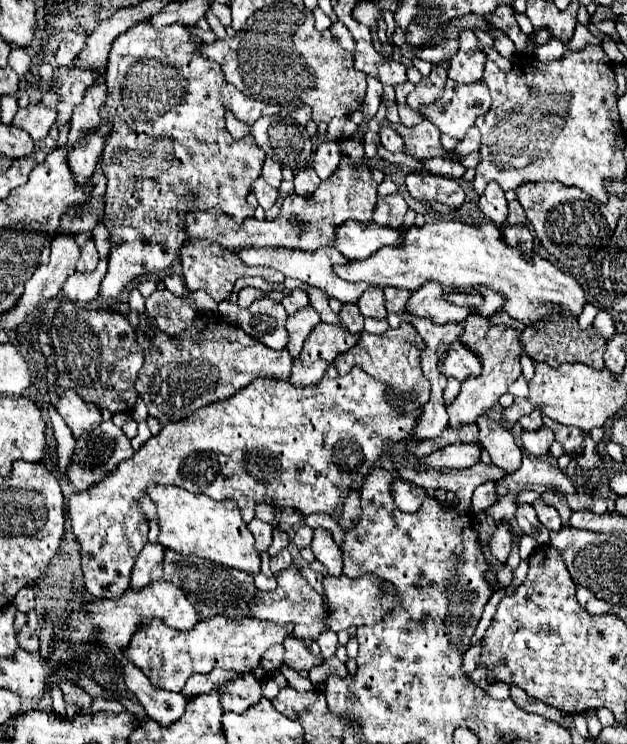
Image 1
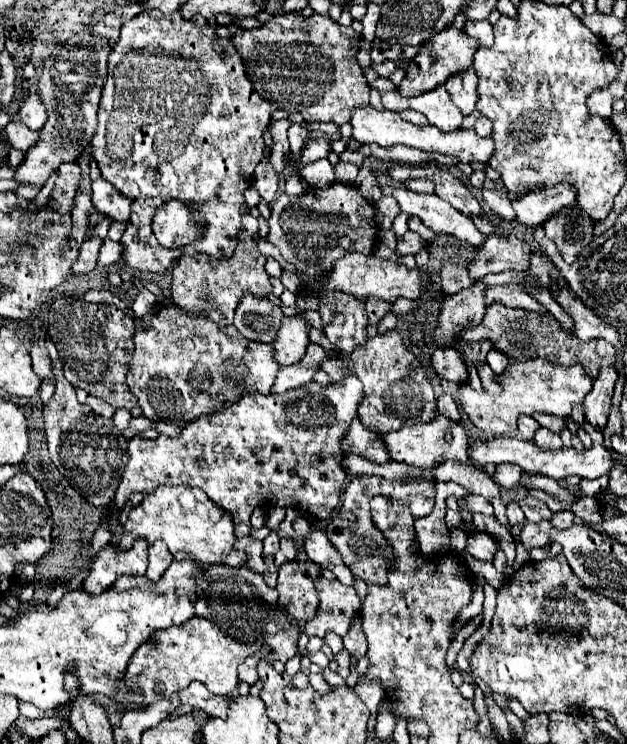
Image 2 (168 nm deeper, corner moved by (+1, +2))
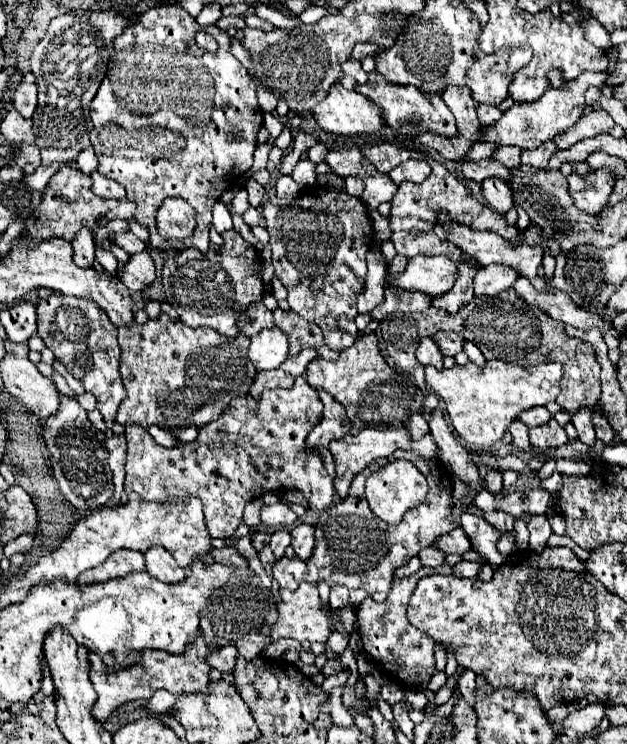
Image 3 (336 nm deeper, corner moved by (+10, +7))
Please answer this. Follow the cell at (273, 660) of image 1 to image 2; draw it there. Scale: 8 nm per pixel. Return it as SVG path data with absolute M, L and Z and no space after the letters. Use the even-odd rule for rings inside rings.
M265 646L265 648L261 648L255 656L249 656L249 658L239 666L239 680L241 680L241 682L247 682L249 686L255 684L255 682L257 682L257 670L255 670L255 666L257 666L257 662L259 662L261 658L265 658L267 654L269 654L269 648Z

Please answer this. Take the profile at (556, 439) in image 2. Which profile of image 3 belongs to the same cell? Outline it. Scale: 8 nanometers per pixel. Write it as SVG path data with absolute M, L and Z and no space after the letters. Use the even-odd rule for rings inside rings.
M554 419L542 427L530 429L530 443L534 447L558 447L558 443L566 443L566 439L566 431Z

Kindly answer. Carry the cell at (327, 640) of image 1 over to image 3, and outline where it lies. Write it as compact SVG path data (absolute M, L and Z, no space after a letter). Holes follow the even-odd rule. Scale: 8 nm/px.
M334 631L334 633L330 633L330 637L328 637L328 641L326 641L326 649L332 649L334 653L342 653L344 651L344 647L346 647L346 639L338 633L338 631Z

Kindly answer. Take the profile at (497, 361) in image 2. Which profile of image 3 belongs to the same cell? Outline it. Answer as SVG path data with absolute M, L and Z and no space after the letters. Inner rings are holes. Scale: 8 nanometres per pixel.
M466 341L466 345L464 345L464 351L466 351L466 355L470 357L470 361L474 361L476 365L482 365L482 363L486 363L486 359L484 359L482 351L480 351L480 349L478 349L474 343Z

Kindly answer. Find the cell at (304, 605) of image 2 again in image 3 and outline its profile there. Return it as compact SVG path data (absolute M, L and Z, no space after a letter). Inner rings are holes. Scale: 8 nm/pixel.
M438 461L438 483L434 481L430 473L426 473L428 487L430 487L426 501L422 503L422 506L406 512L402 523L394 527L376 519L376 515L368 507L368 501L364 495L364 483L374 471L378 469L360 471L352 479L348 495L340 503L332 505L320 515L318 525L316 525L316 547L310 559L282 557L280 561L274 563L274 579L280 583L282 589L298 589L302 581L318 583L318 579L324 579L330 585L346 585L348 589L360 587L368 593L376 593L376 591L388 593L394 571L398 567L408 563L422 549L430 547L434 539L454 529L452 515L450 515L452 479L440 461Z

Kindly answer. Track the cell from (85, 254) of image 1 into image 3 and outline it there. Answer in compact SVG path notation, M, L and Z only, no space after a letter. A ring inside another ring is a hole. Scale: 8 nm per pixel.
M78 231L78 237L72 241L74 247L74 263L78 267L92 267L96 257L94 257L94 241L92 241L92 231Z

